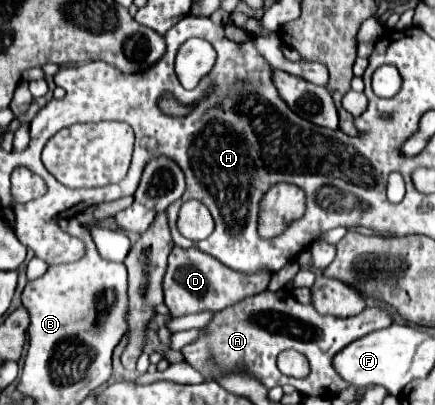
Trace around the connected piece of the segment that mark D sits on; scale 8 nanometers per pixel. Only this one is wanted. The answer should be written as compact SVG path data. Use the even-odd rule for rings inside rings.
M178 246L172 248L168 256L168 270L164 276L164 302L170 310L170 316L184 316L184 314L196 314L196 312L218 312L224 310L240 298L258 294L260 290L268 288L268 282L272 278L272 270L260 270L258 274L242 274L228 266L224 266L220 260L216 260L210 254L204 254L196 246L182 250Z

